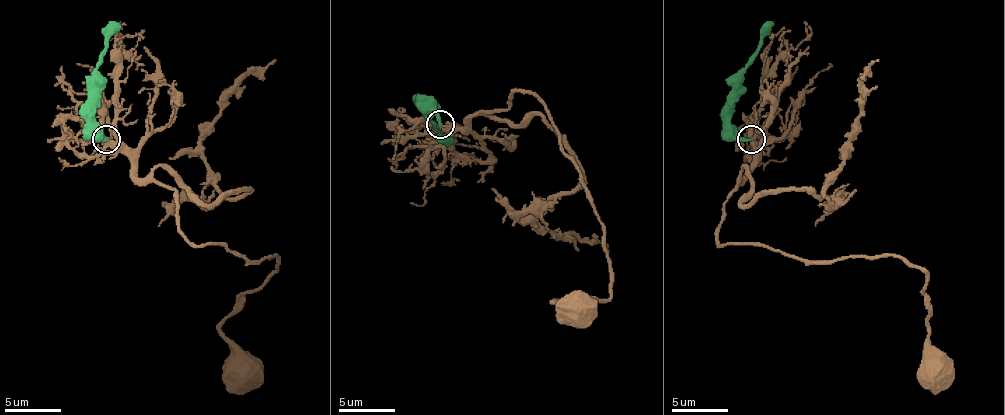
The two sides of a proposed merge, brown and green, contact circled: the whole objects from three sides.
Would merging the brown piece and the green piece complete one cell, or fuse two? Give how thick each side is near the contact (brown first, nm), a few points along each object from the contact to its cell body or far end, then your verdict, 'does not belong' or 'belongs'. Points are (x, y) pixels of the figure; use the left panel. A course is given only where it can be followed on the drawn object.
280 nm thick on the brown side, 240 nm on the other; brown runs (105, 140), (139, 179), (175, 193), (175, 221), (198, 246), (276, 254), (273, 274), (220, 327), (243, 366); green runs (105, 140), (94, 123), (94, 67), (105, 50), (105, 31), (114, 22); does not belong

